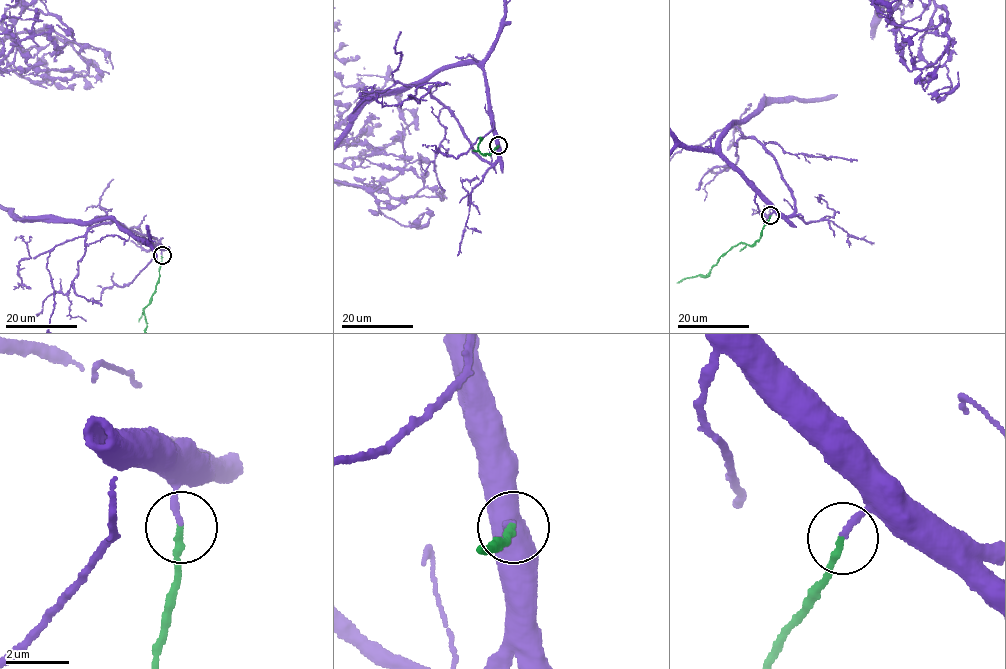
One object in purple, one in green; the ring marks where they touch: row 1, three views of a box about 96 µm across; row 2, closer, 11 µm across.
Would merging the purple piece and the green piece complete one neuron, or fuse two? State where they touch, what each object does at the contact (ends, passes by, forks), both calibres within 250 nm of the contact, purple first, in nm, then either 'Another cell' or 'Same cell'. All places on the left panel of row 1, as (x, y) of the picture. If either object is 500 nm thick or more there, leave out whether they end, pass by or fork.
Place: (162, 255). At the ring purple ends. At the ring green ends. Thickness 190 nm (purple) against 200 nm. Same cell

